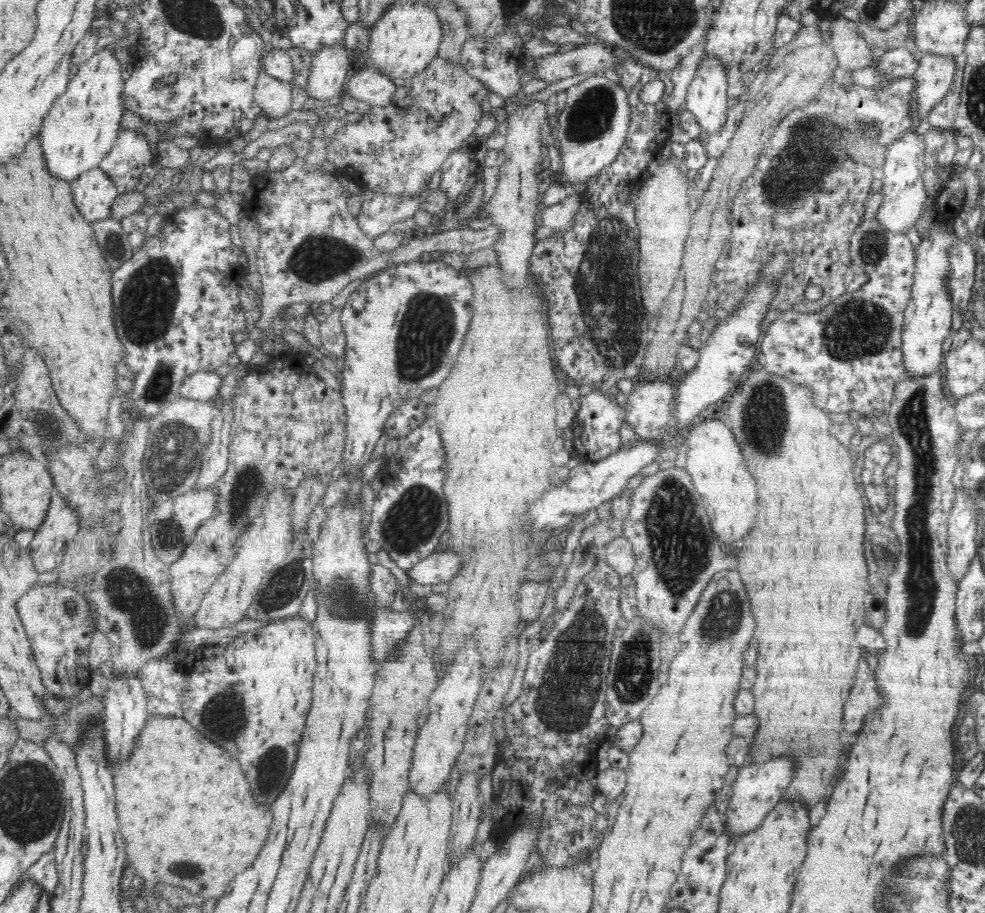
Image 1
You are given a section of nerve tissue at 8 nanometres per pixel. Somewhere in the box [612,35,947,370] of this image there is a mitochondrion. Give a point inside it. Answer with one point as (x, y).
(857, 329)

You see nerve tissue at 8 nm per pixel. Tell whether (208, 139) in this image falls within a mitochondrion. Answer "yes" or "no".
no

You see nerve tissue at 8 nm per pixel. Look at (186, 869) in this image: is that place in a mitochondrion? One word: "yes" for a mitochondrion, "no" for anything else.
yes

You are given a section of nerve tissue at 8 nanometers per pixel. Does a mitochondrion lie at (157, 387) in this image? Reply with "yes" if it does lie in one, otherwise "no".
yes

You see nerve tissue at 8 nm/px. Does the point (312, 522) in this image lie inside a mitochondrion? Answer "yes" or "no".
no

